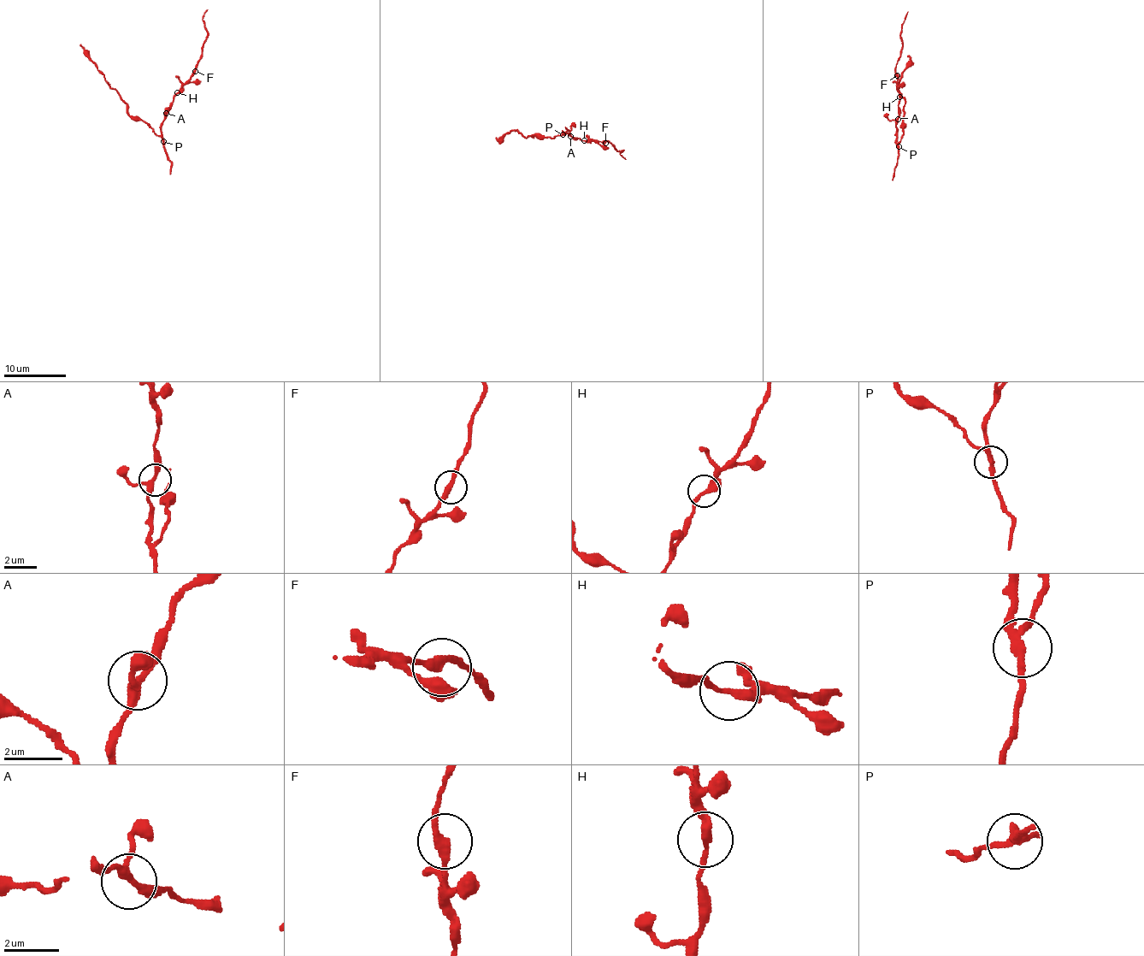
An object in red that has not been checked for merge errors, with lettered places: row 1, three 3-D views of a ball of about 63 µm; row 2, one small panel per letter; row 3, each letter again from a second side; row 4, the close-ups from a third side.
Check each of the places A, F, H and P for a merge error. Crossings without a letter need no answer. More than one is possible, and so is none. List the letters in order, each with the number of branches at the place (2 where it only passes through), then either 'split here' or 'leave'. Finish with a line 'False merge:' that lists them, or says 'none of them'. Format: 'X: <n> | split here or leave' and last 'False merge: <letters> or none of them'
A: 3 | leave
F: 2 | leave
H: 2 | leave
P: 3 | split here
False merge: P

